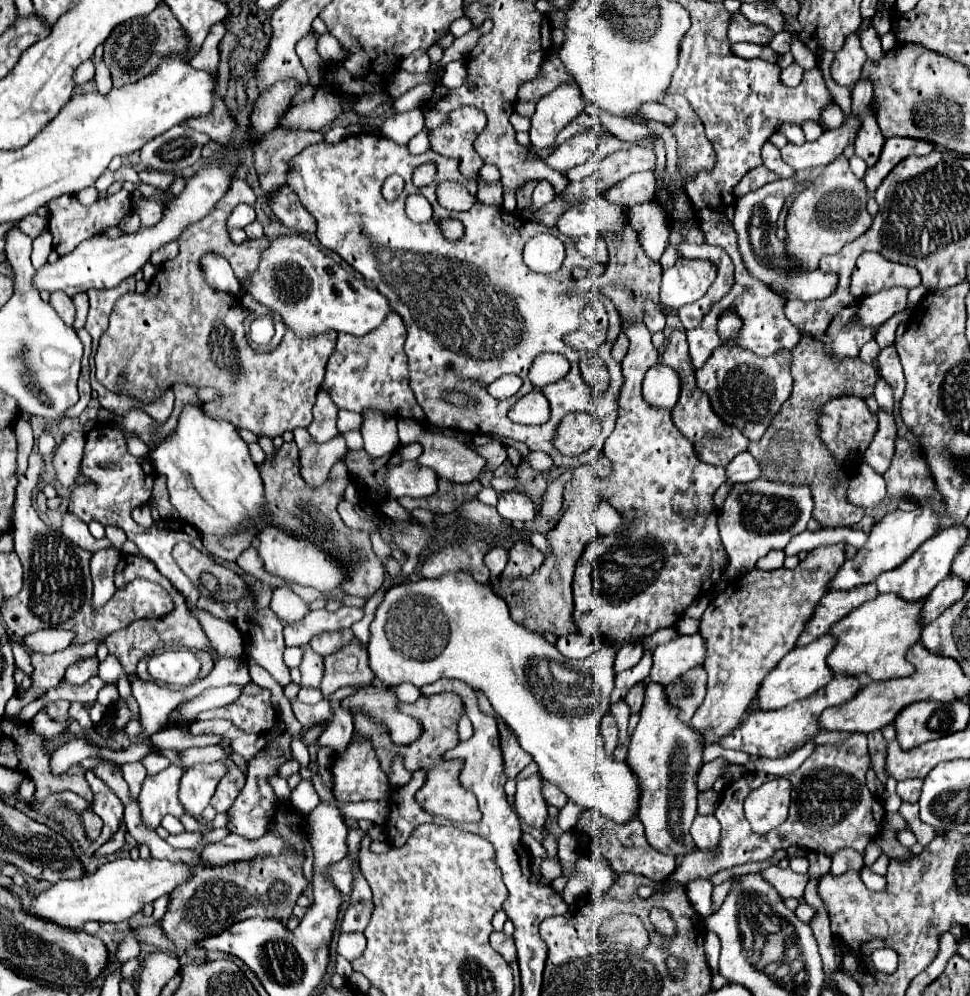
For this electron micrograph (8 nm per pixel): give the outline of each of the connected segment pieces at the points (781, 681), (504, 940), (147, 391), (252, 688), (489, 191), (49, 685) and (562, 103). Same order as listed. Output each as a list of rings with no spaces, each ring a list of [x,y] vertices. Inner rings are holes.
[[[823,635],[809,645],[795,647],[793,651],[789,651],[779,661],[779,665],[763,679],[761,689],[759,689],[759,709],[763,709],[763,711],[781,709],[781,707],[785,707],[793,701],[799,701],[799,699],[805,699],[805,697],[813,695],[817,689],[825,687],[835,677],[835,673],[827,665],[827,657],[835,649],[835,645],[837,645],[835,637]]]
[[[491,933],[491,947],[507,961],[507,963],[513,963],[517,959],[517,949],[515,949],[515,943],[509,935],[505,933]]]
[[[233,179],[233,185],[229,187],[229,193],[217,203],[217,209],[209,213],[209,217],[201,219],[197,225],[191,225],[185,229],[185,233],[179,237],[179,255],[171,261],[165,261],[155,277],[149,283],[149,289],[143,295],[137,293],[127,293],[121,297],[111,313],[109,329],[105,337],[101,339],[99,351],[95,355],[95,365],[97,365],[97,379],[111,391],[119,391],[121,387],[141,399],[141,401],[153,401],[161,397],[161,393],[167,391],[173,383],[187,383],[187,385],[207,385],[219,391],[219,399],[203,403],[203,411],[209,413],[211,417],[221,417],[229,419],[233,425],[239,429],[253,431],[257,437],[265,435],[269,439],[275,439],[283,435],[285,431],[293,431],[297,427],[307,427],[313,421],[313,405],[317,391],[321,387],[321,381],[325,377],[325,365],[335,349],[337,343],[337,333],[323,333],[321,337],[311,337],[309,341],[297,341],[291,335],[285,333],[281,345],[271,351],[271,353],[255,353],[245,339],[243,331],[243,319],[247,311],[241,307],[241,301],[237,297],[227,297],[227,293],[217,293],[211,291],[199,271],[199,257],[207,251],[219,253],[225,259],[229,259],[235,275],[239,279],[245,279],[251,269],[257,269],[257,261],[263,249],[267,247],[269,241],[266,237],[260,239],[247,238],[241,244],[235,244],[229,239],[227,233],[227,217],[231,211],[240,203],[254,206],[256,196],[251,187],[241,181]],[[127,373],[125,383],[119,383],[119,375]]]
[[[249,683],[249,699],[241,693],[241,699],[223,707],[223,719],[233,721],[241,731],[265,735],[277,721],[277,711],[269,701],[269,689],[263,689],[255,683]]]
[[[485,187],[485,191],[479,191],[477,199],[485,205],[503,205],[503,195],[501,195],[501,187]]]
[[[83,643],[83,645],[71,645],[63,651],[57,651],[53,655],[45,655],[45,653],[31,653],[31,663],[35,667],[33,673],[33,689],[27,689],[23,693],[19,693],[19,697],[13,697],[13,701],[9,701],[7,705],[7,715],[13,715],[17,711],[21,711],[27,703],[35,701],[41,693],[53,689],[57,683],[61,683],[65,669],[79,659],[85,657],[93,657],[97,649],[97,643]]]
[[[563,83],[536,104],[529,130],[530,145],[536,149],[551,147],[557,133],[579,113],[583,113],[581,89],[573,83]]]

